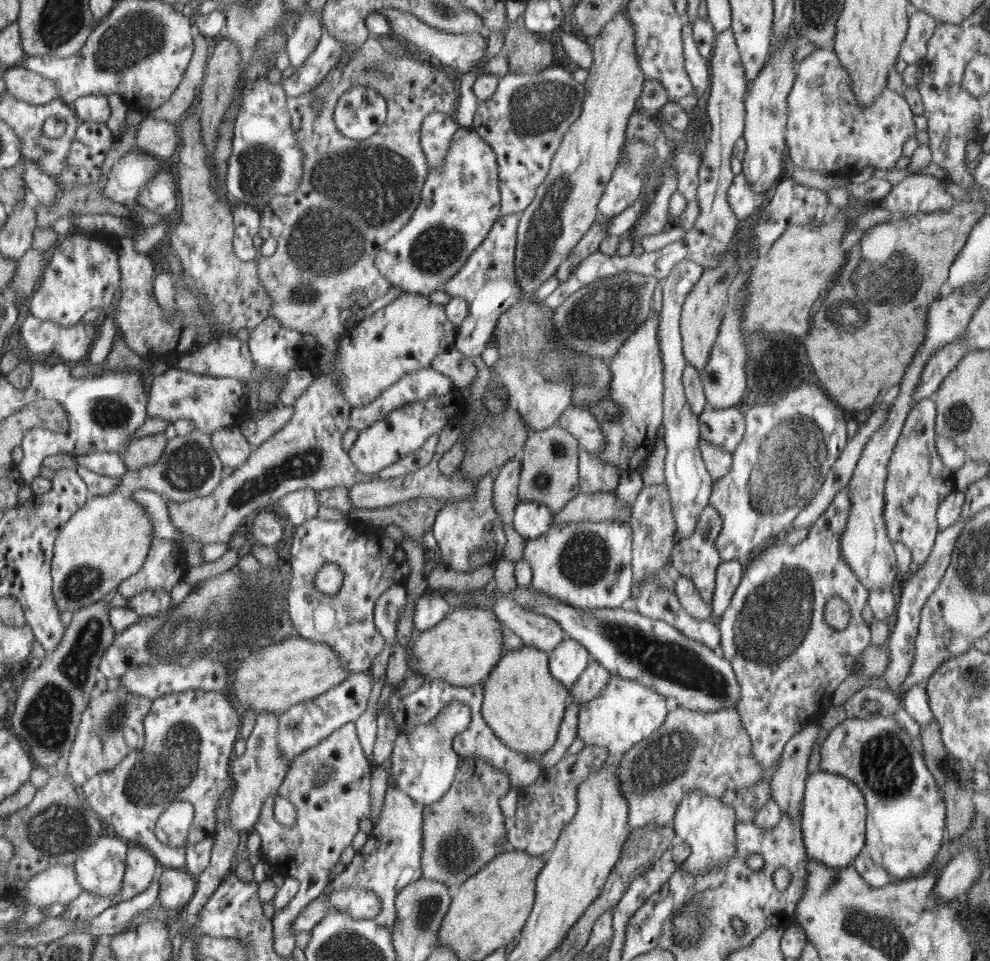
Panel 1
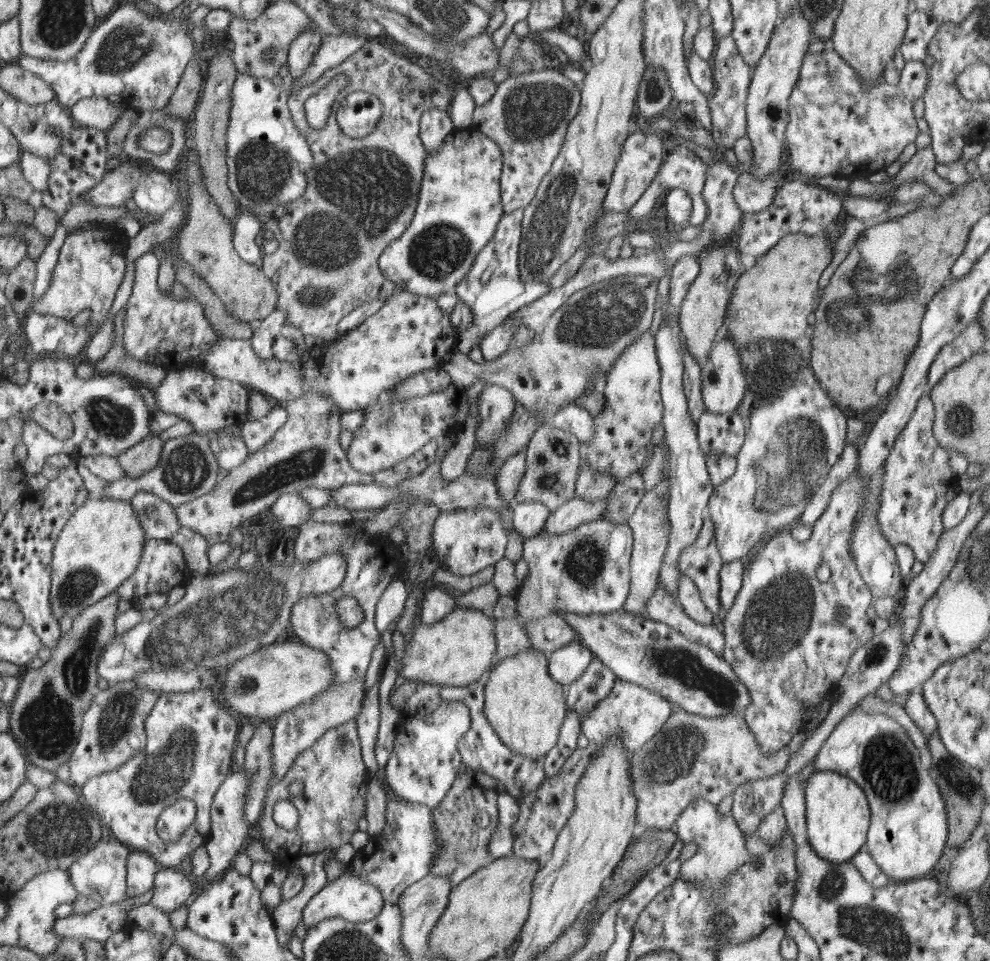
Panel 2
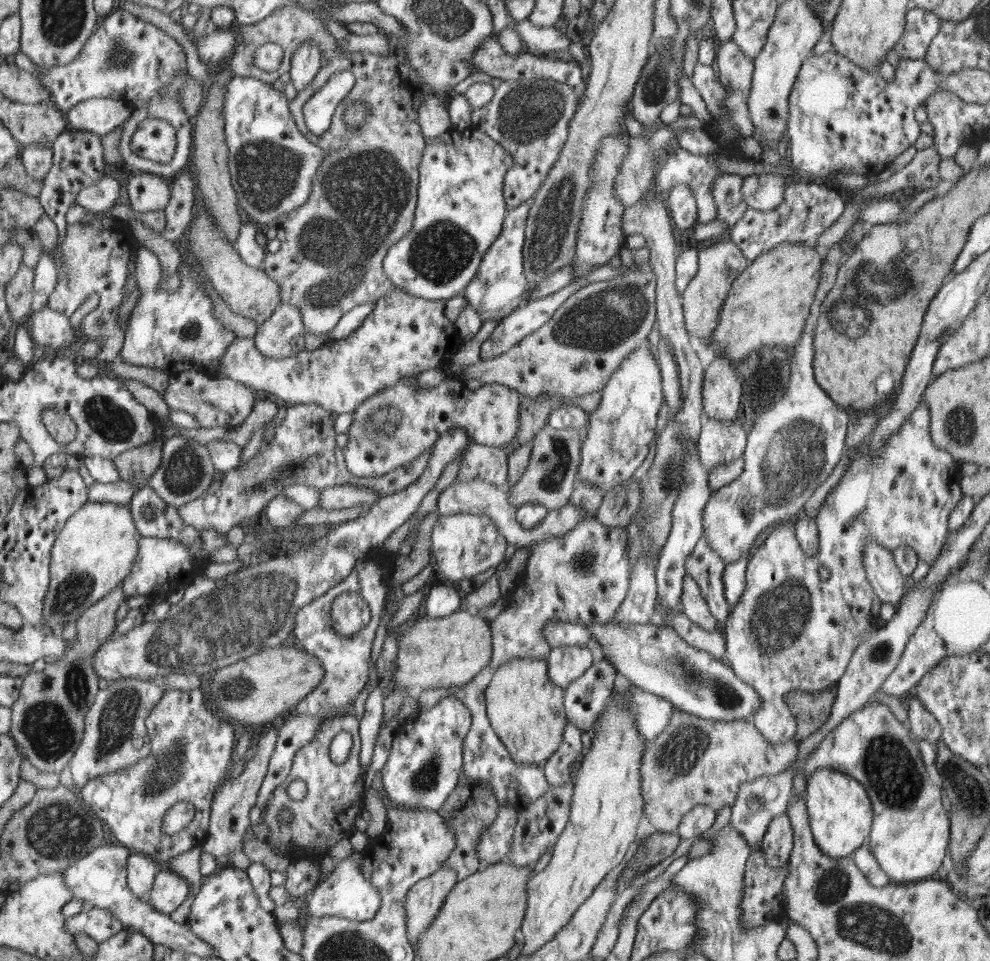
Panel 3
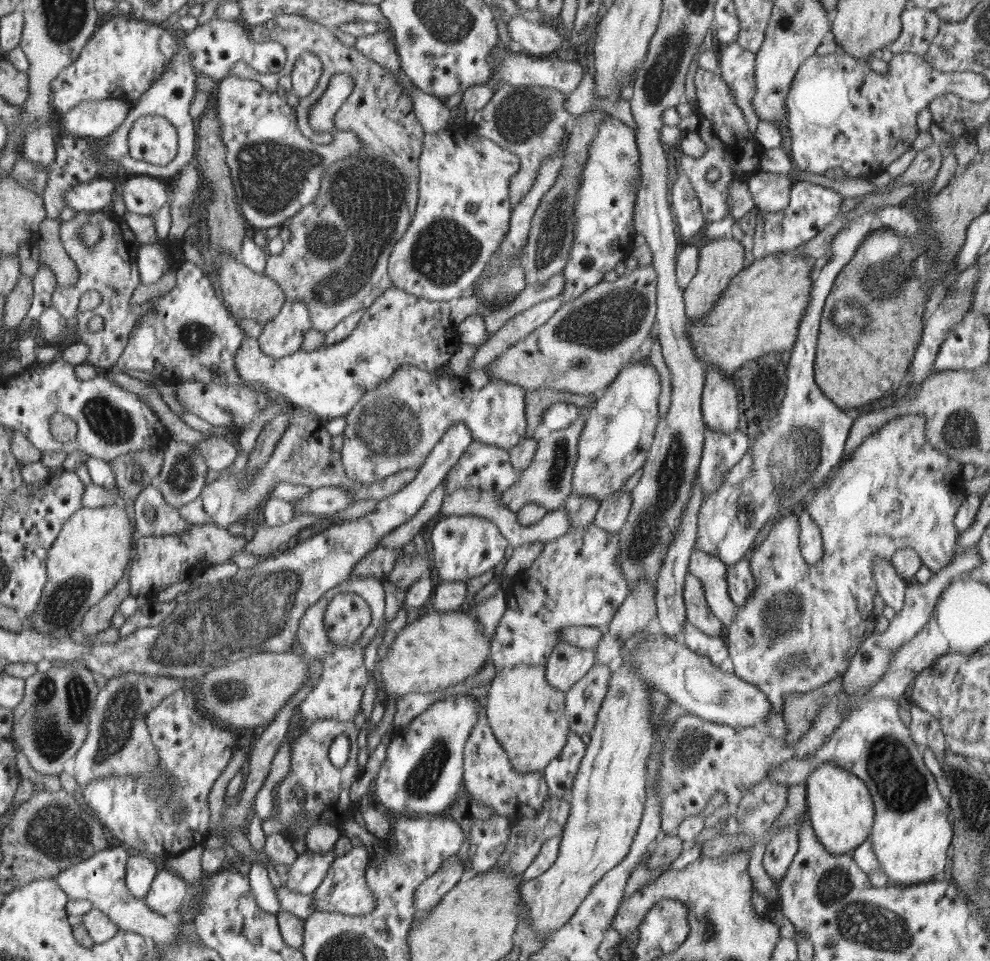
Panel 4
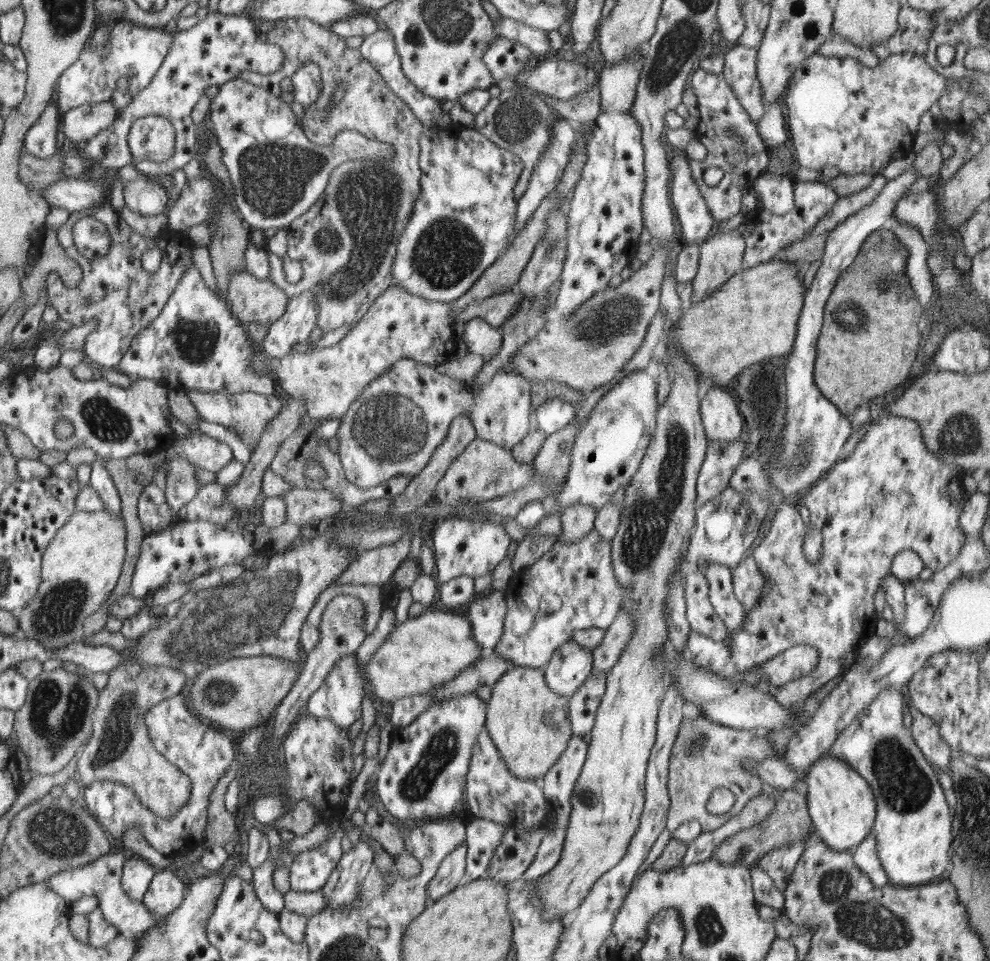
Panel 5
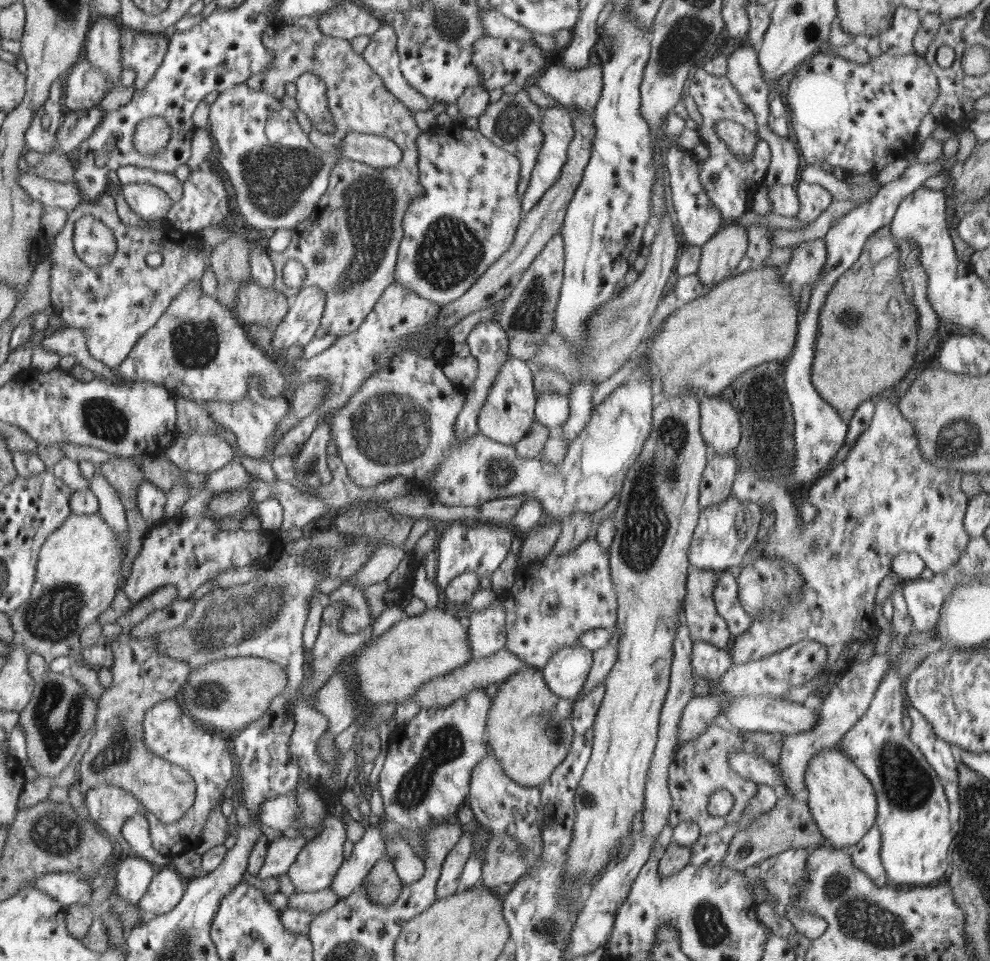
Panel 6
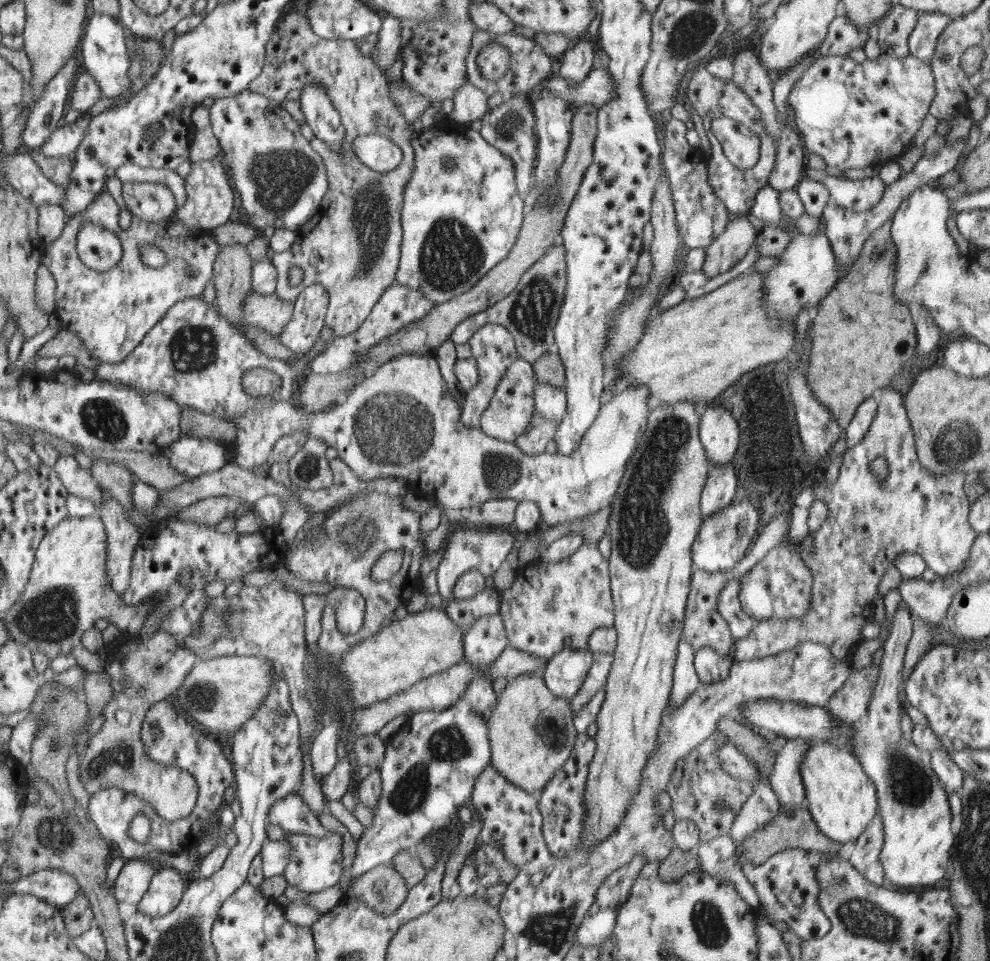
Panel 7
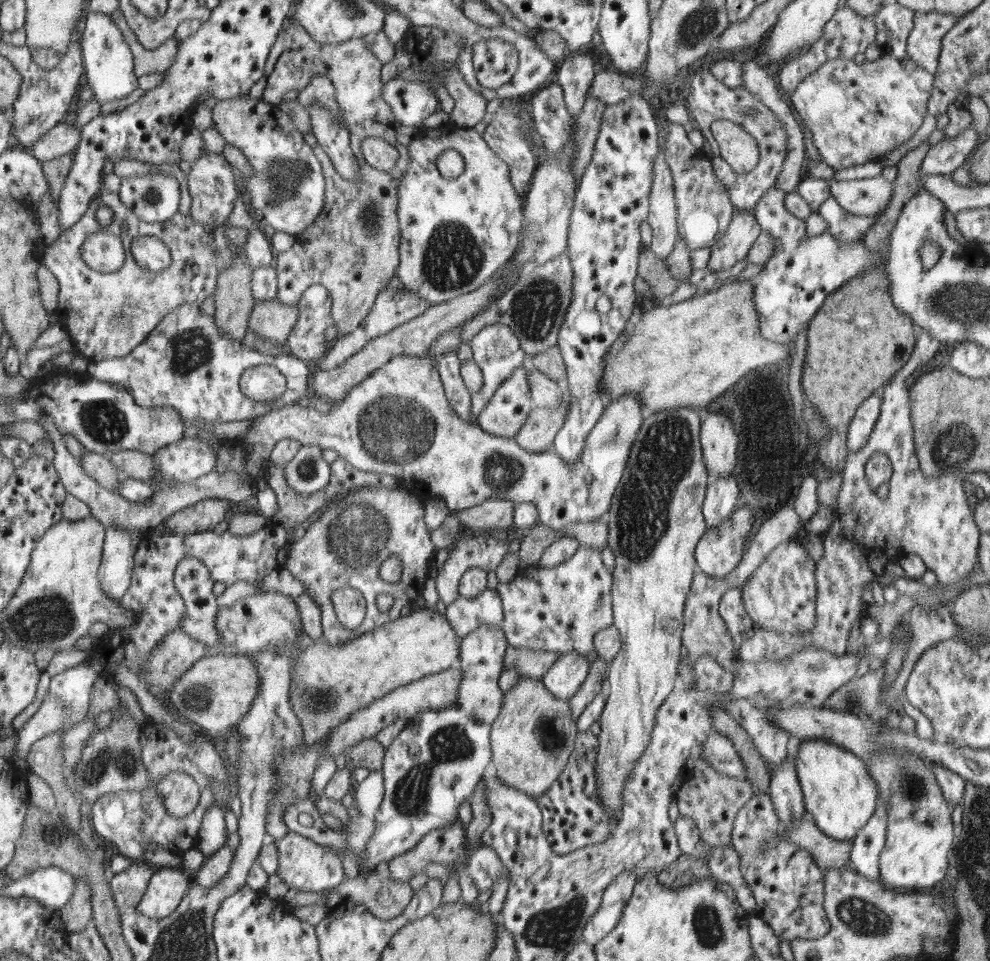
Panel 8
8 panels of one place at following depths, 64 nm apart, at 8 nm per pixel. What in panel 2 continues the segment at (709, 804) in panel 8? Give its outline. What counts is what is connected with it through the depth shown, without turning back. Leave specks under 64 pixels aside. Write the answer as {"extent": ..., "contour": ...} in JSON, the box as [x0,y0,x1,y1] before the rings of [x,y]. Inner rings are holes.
{"extent":[631,709,790,830],"contour":[[[682,709],[672,712],[658,735],[631,754],[635,781],[632,792],[639,802],[637,823],[654,830],[669,830],[692,801],[703,799],[718,805],[726,796],[734,796],[742,784],[778,775],[790,761],[788,747],[770,756],[760,752],[755,734],[738,713],[702,717]]]}

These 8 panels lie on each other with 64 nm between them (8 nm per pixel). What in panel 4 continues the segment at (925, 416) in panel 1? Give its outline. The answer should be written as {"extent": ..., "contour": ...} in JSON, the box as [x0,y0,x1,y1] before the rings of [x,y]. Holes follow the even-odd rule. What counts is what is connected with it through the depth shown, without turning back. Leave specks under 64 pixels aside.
{"extent":[725,414,965,739],"contour":[[[907,414],[904,417],[894,417],[889,420],[878,430],[875,430],[870,437],[866,437],[859,445],[858,448],[850,455],[848,461],[842,463],[832,472],[832,476],[826,479],[820,488],[814,490],[812,498],[808,500],[807,511],[812,517],[812,521],[820,528],[821,537],[823,538],[824,554],[822,558],[810,564],[804,560],[802,556],[799,538],[800,538],[800,522],[798,517],[792,510],[789,509],[786,515],[782,516],[782,520],[776,520],[776,524],[772,526],[766,539],[753,550],[751,558],[751,571],[754,573],[756,587],[752,595],[748,596],[747,603],[740,607],[735,616],[734,622],[725,628],[725,639],[727,642],[729,657],[734,664],[735,675],[743,678],[745,681],[756,685],[772,703],[771,714],[766,717],[766,723],[761,729],[767,732],[770,736],[785,739],[788,736],[787,718],[784,714],[786,706],[787,694],[806,693],[808,691],[823,687],[827,682],[835,678],[841,678],[850,666],[851,658],[854,652],[864,640],[866,640],[872,633],[874,633],[874,624],[876,624],[876,616],[874,615],[873,600],[877,593],[877,586],[873,577],[873,558],[879,556],[886,560],[891,560],[891,556],[902,548],[912,548],[919,554],[923,564],[936,573],[942,570],[953,559],[956,552],[956,545],[959,539],[959,530],[954,526],[954,517],[958,512],[961,501],[964,499],[965,494],[956,493],[956,490],[950,490],[952,484],[948,486],[948,474],[952,476],[954,470],[950,468],[951,457],[938,451],[933,447],[925,437],[925,416],[923,414]],[[798,655],[802,655],[804,661],[801,664],[792,668],[787,668],[787,662],[790,659],[795,659]]]}

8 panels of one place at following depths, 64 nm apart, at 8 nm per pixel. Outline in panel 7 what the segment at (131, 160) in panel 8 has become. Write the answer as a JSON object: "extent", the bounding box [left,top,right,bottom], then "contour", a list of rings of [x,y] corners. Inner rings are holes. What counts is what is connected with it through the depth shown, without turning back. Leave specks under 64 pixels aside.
{"extent":[115,163,187,206],"contour":[[[126,163],[115,170],[115,175],[125,182],[150,182],[165,184],[176,197],[177,206],[184,206],[187,199],[185,179],[175,170],[169,168],[140,167],[134,163]]]}

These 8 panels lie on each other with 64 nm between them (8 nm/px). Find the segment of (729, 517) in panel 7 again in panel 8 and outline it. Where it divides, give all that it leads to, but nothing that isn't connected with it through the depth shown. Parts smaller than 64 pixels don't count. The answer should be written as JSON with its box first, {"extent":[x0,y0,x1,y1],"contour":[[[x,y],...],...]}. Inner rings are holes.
{"extent":[694,507,754,578],"contour":[[[741,507],[736,509],[736,512],[731,515],[731,518],[726,523],[710,527],[710,529],[707,528],[694,549],[694,560],[696,561],[694,575],[696,575],[696,572],[702,572],[702,574],[713,578],[728,577],[731,571],[734,571],[739,566],[742,554],[745,554],[744,546],[746,546],[748,534],[752,530],[752,522],[754,522],[754,518],[752,518],[750,510]]]}

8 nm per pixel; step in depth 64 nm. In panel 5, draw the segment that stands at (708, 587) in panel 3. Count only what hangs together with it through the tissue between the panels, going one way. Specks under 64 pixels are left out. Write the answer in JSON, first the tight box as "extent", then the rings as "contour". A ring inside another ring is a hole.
{"extent":[696,564,747,631],"contour":[[[698,564],[696,568],[700,568],[707,576],[710,599],[715,611],[726,622],[730,631],[740,630],[747,617],[747,611],[734,594],[732,570],[720,564]]]}

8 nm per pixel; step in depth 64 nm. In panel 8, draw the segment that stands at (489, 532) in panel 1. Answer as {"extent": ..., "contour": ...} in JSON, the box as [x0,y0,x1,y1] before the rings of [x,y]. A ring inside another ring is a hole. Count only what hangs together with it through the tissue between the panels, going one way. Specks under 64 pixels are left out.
{"extent":[436,530,508,606],"contour":[[[464,530],[454,542],[454,549],[444,566],[439,569],[438,577],[436,578],[436,590],[439,594],[439,599],[444,602],[446,606],[455,602],[459,598],[459,582],[462,576],[472,567],[489,570],[496,570],[497,566],[502,562],[504,556],[508,552],[508,541],[506,539],[496,539],[488,535],[483,537],[481,535],[468,533]]]}

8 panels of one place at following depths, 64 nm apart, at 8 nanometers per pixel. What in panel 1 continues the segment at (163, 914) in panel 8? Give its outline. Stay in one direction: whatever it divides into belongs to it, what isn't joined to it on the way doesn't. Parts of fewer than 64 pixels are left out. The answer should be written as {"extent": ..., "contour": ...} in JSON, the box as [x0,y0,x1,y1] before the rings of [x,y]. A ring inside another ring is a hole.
{"extent":[155,867,198,915],"contour":[[[166,867],[160,873],[159,893],[155,902],[166,908],[171,915],[178,910],[178,906],[190,902],[194,890],[198,889],[192,874],[187,873],[183,868],[171,869]]]}

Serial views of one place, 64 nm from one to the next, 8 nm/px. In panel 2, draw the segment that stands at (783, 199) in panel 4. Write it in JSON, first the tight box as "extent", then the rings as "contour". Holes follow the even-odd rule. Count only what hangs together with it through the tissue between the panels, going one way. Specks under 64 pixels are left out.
{"extent":[733,173,780,214],"contour":[[[742,173],[738,177],[733,195],[743,214],[757,213],[774,202],[780,183],[779,175],[759,180],[752,173]]]}

